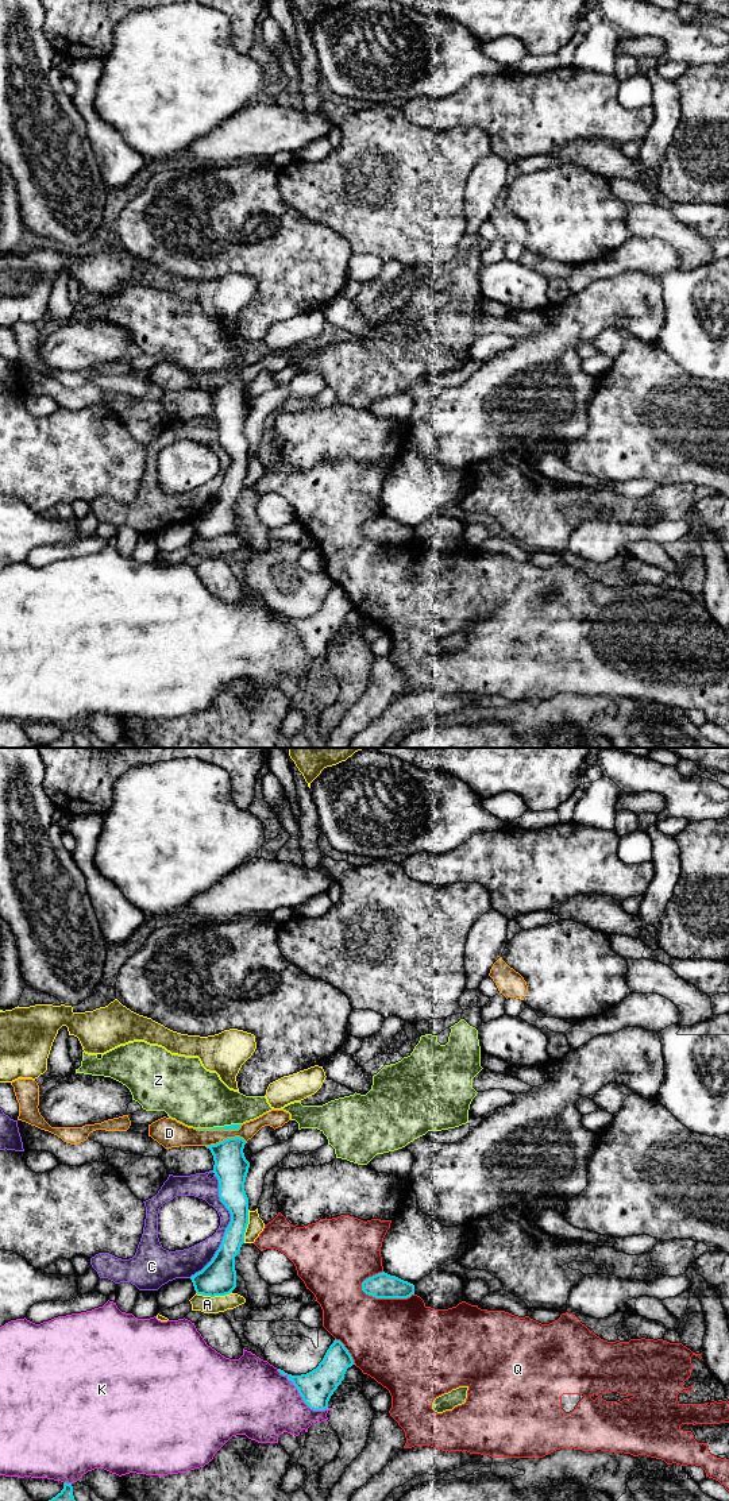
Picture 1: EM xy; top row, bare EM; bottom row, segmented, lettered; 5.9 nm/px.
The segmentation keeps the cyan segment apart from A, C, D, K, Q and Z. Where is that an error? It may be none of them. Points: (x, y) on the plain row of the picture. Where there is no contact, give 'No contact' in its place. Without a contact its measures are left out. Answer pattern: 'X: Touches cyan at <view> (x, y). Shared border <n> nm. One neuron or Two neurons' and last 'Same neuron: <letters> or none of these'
A: Touches cyan at xy (213, 540). Shared border 220 nm. Two neurons
C: Touches cyan at xy (226, 473). Shared border 650 nm. Two neurons
D: Touches cyan at xy (218, 373). Shared border 280 nm. Two neurons
K: Touches cyan at xy (301, 640). Shared border 400 nm. Two neurons
Q: Touches cyan at xy (385, 541). Shared border 320 nm. Two neurons
Z: Touches cyan at xy (218, 371). Shared border 280 nm. Two neurons
Same neuron: none of these

